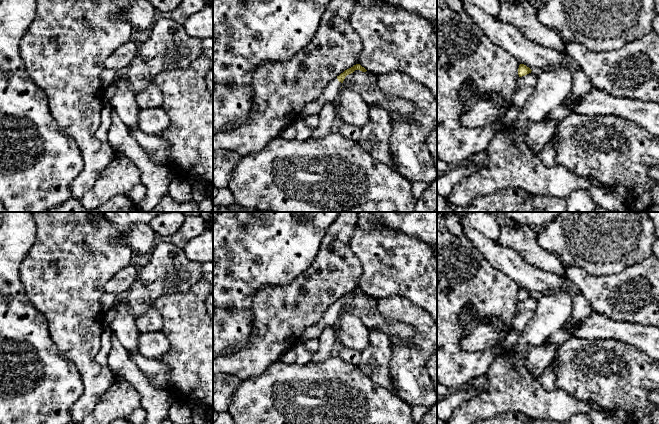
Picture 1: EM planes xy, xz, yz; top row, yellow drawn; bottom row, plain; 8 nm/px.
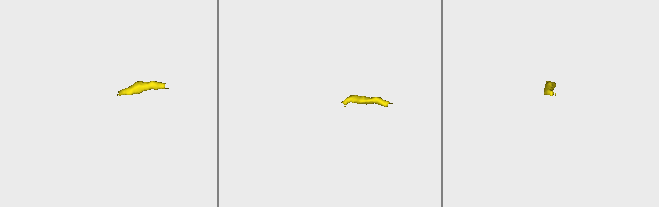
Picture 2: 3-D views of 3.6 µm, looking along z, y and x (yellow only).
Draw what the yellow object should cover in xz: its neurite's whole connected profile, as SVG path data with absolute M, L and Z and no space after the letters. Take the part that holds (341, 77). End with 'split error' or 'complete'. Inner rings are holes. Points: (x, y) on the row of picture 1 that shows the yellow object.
M356 64L353 67L345 70L343 73L341 73L339 76L337 76L336 79L331 81L327 88L323 91L323 93L313 102L308 103L305 105L305 107L302 109L300 115L298 116L298 120L307 118L309 116L319 114L323 108L323 106L331 101L337 100L337 97L339 96L339 93L341 91L342 83L345 79L345 77L351 73L353 73L355 70L360 70L362 72L366 72L367 70L362 67L360 64Z; split error

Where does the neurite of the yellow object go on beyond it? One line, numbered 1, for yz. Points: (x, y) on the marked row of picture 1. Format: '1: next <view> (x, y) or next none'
1: next none

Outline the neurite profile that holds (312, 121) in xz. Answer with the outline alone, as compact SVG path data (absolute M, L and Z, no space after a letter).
M315 114L315 115L309 116L307 118L304 118L303 121L307 126L309 126L313 129L316 129L319 124L319 114Z

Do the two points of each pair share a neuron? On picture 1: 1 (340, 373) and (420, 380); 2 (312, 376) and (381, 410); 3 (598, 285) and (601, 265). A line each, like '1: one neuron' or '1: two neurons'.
1: two neurons
2: one neuron
3: two neurons

